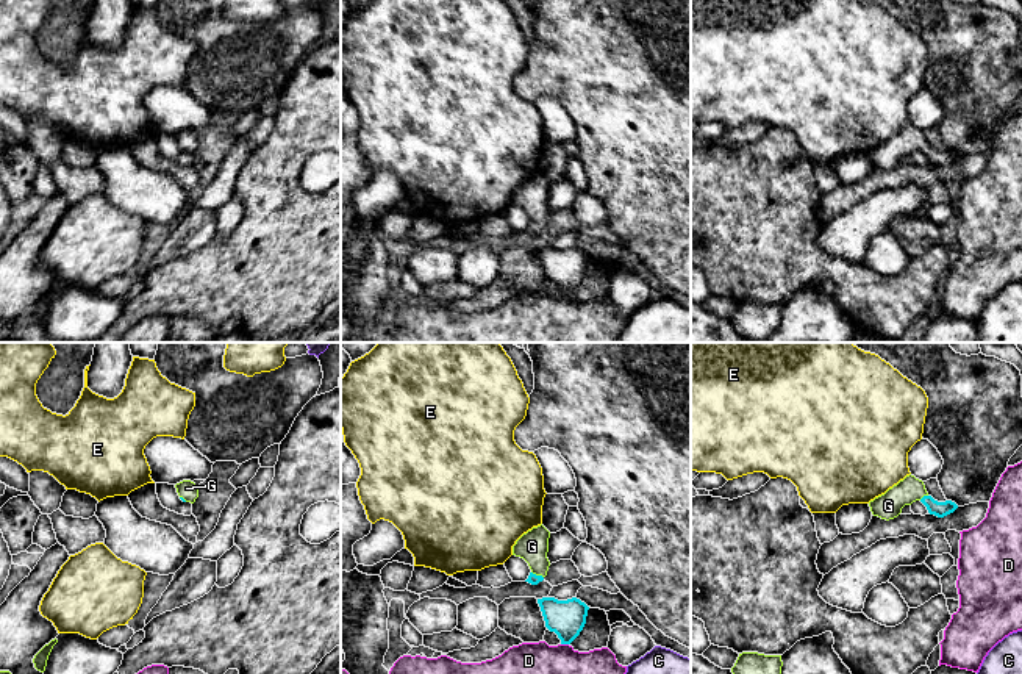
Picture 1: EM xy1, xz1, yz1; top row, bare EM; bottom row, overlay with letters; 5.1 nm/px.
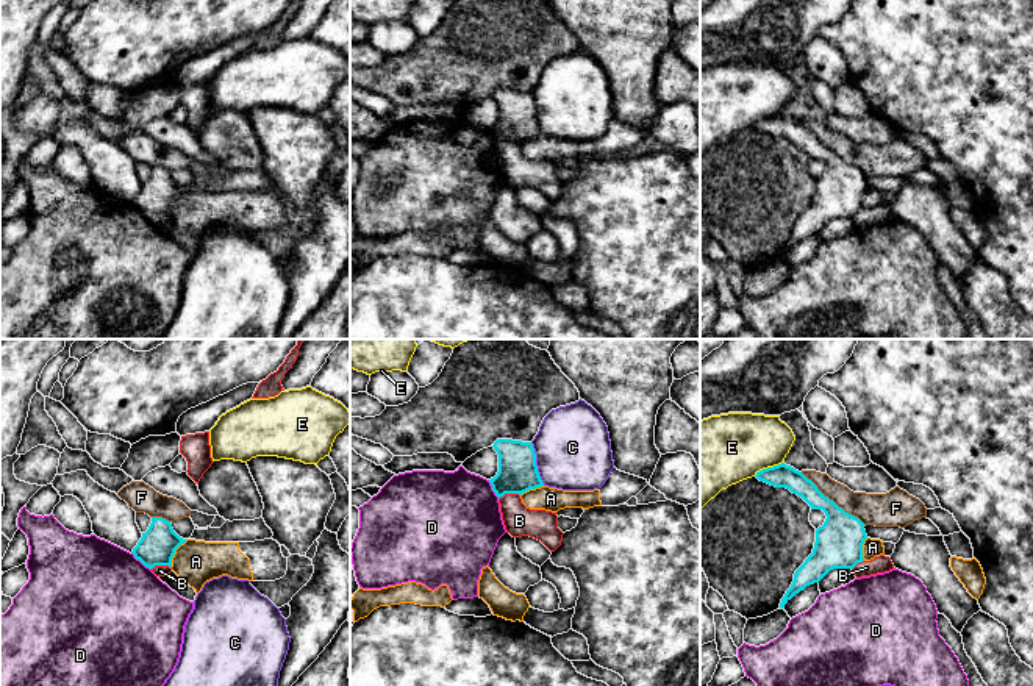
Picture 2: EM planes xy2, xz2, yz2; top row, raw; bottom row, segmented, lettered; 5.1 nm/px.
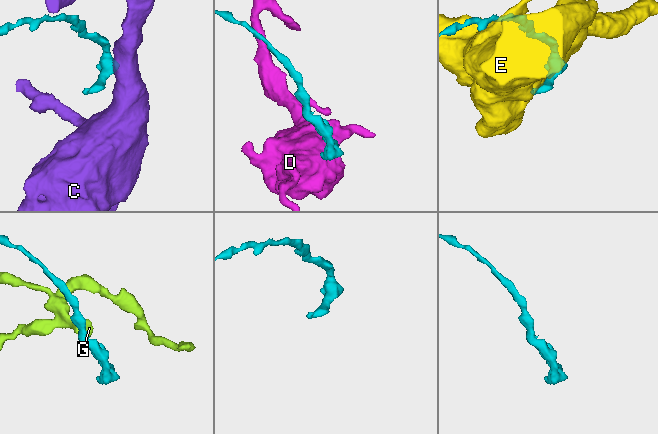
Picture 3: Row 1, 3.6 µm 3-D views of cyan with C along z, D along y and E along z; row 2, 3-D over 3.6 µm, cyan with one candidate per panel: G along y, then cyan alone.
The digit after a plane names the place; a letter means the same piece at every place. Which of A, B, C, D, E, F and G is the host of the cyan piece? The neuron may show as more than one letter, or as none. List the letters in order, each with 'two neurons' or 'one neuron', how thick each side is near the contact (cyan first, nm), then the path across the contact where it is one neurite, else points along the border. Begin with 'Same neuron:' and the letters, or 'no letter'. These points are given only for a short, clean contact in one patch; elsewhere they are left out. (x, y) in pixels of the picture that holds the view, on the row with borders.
Same neuron: G
A: two neurons | 190/220 nm | along xy2 (188, 539), (175, 550), (171, 568)
B: two neurons | 200/160 nm | along xz2 (519, 494), (503, 494), (499, 499)
C: two neurons | 200/380 nm | along xz2 (530, 443), (535, 452), (536, 471), (544, 485)
D: two neurons | 190/500 nm
E: two neurons | 120/360 nm
F: two neurons | 240/170 nm
G: one neuron | 80/140 nm | across yz1 (938, 509), (924, 496), (900, 494), (888, 505)

